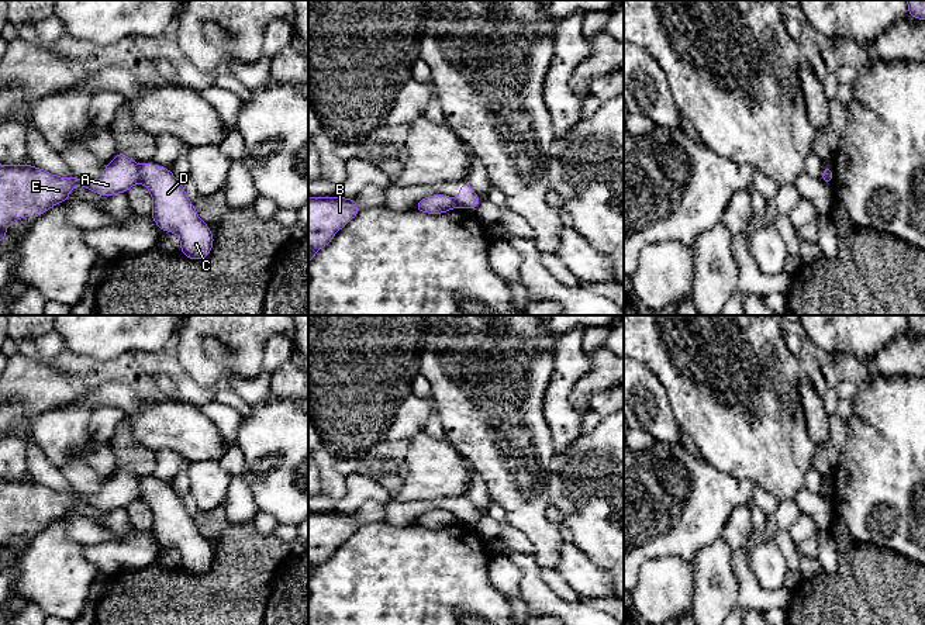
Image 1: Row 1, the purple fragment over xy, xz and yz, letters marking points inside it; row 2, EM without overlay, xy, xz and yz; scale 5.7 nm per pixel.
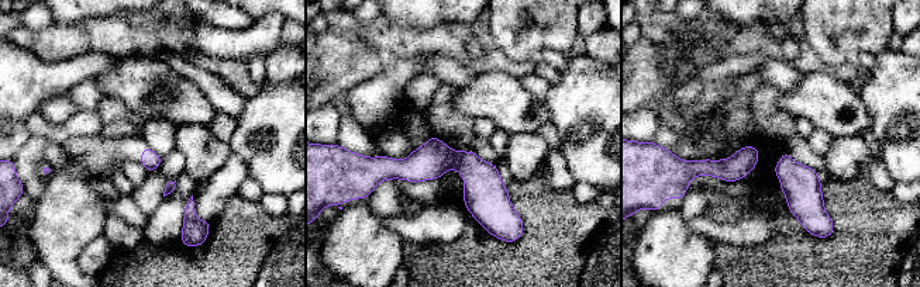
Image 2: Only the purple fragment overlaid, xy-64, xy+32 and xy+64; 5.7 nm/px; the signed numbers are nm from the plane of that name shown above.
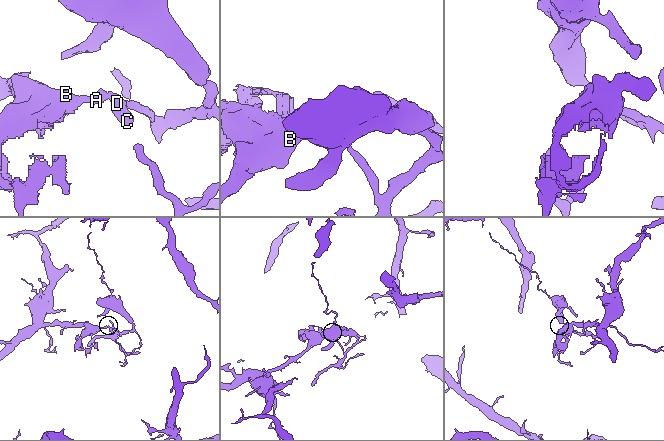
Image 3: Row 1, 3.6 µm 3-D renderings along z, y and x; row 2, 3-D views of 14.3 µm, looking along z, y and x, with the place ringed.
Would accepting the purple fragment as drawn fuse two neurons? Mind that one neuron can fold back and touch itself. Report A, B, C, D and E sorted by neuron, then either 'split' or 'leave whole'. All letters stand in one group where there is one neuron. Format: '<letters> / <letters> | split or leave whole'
A B E / C D | split

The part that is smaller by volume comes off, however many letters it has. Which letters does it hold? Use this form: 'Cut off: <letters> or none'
Cut off: C, D

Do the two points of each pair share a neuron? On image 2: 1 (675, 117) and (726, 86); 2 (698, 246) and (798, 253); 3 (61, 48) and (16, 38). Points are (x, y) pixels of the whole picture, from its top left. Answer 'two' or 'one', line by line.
1: one
2: two
3: one

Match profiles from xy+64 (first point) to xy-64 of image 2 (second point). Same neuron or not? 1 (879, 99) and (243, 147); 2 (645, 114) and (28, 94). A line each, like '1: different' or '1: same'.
1: same
2: different

